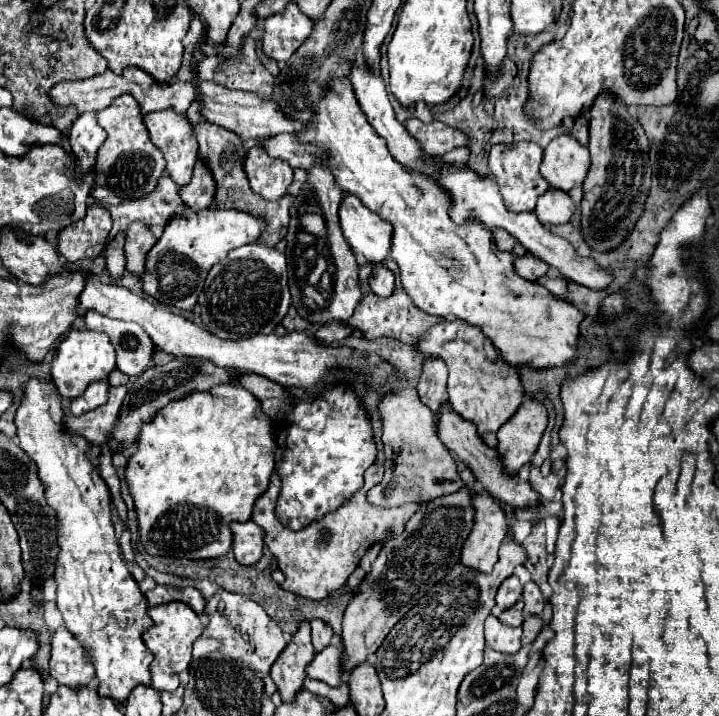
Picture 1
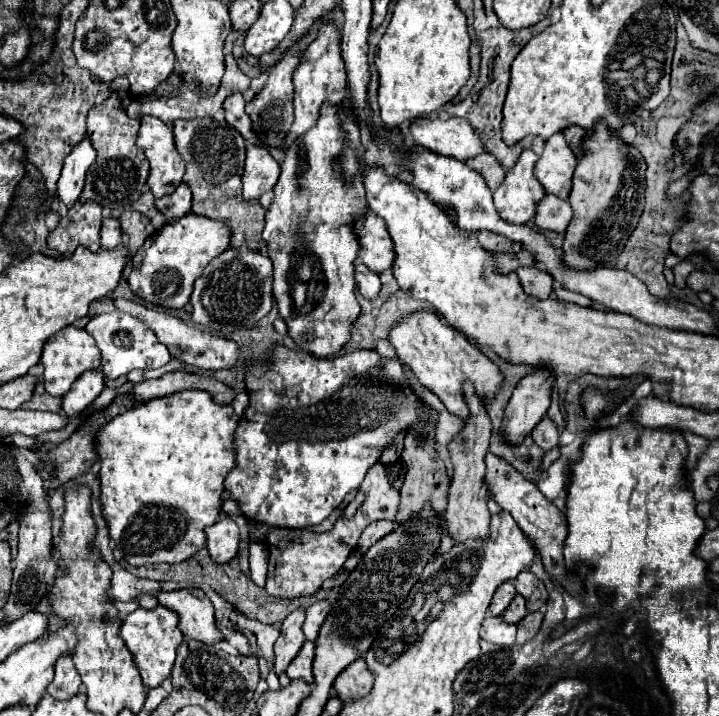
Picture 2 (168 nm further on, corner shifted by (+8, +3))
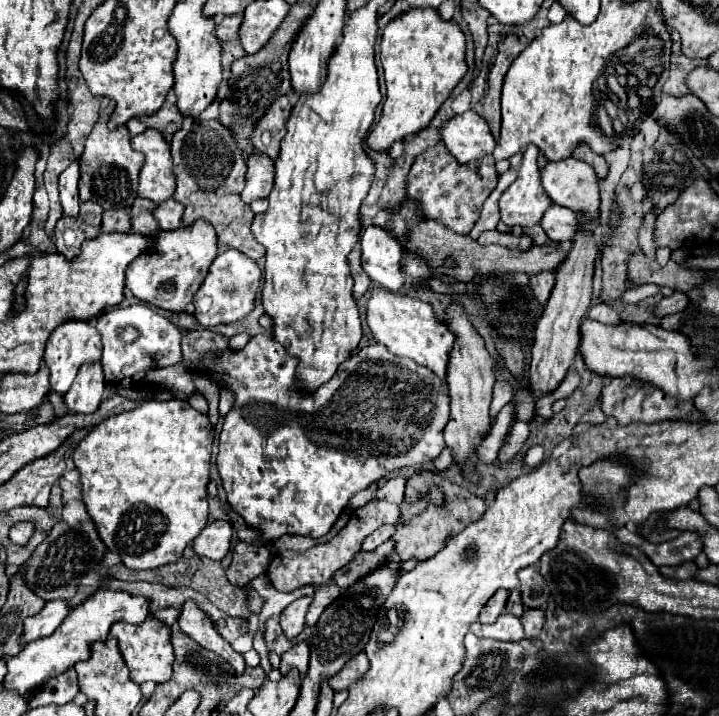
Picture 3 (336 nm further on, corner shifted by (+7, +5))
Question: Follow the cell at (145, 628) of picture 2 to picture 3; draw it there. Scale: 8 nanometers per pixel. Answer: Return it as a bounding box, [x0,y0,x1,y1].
[111,618,173,684]

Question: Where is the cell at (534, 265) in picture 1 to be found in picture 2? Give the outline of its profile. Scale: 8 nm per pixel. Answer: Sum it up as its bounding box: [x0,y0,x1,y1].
[516,266,554,300]

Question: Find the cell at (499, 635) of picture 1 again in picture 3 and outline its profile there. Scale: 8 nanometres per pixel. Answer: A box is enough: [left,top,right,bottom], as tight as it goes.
[471,612,523,642]

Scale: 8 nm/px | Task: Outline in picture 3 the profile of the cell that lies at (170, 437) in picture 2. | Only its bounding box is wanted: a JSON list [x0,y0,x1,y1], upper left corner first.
[73,400,217,570]

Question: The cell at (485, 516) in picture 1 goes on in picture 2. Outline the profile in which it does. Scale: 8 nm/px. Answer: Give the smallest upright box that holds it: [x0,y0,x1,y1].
[444,382,492,542]

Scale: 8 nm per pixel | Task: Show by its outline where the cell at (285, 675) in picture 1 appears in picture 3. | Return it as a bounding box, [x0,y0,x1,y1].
[281,598,311,640]

